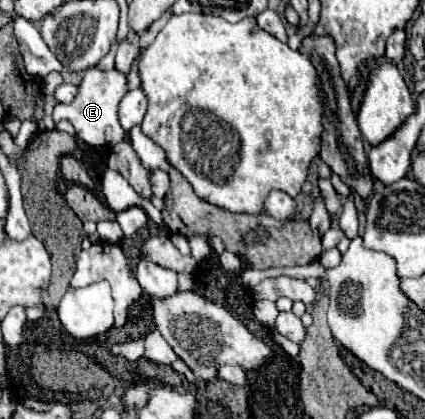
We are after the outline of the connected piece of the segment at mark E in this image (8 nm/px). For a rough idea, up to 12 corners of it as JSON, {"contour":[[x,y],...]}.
{"contour":[[92,67],[72,103],[54,107],[88,145],[124,139],[118,103],[128,77]]}

